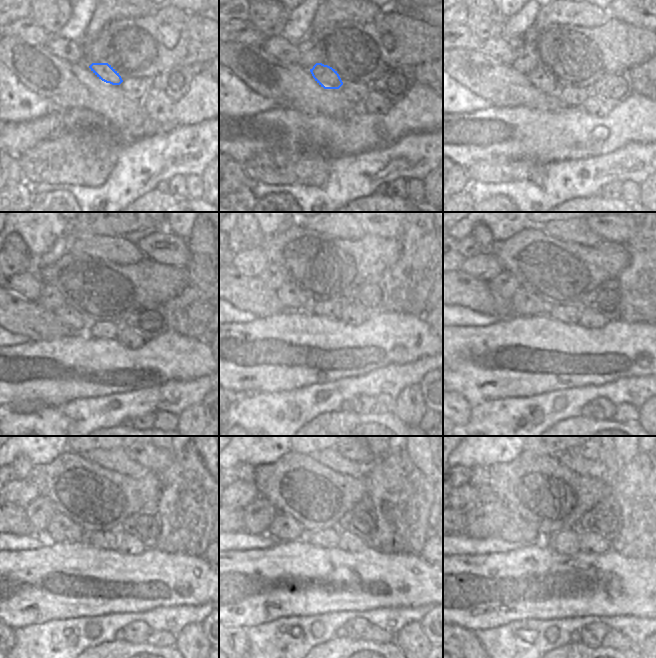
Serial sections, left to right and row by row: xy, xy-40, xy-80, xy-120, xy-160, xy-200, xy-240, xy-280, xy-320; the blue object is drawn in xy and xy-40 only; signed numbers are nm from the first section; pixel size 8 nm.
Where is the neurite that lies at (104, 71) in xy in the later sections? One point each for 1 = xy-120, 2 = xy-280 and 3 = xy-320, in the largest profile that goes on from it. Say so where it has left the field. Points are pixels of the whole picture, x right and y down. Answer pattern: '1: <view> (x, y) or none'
1: xy-120 (92, 302)
2: xy-280 (284, 527)
3: xy-320 (510, 528)

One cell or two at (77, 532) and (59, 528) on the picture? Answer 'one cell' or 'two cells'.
one cell

